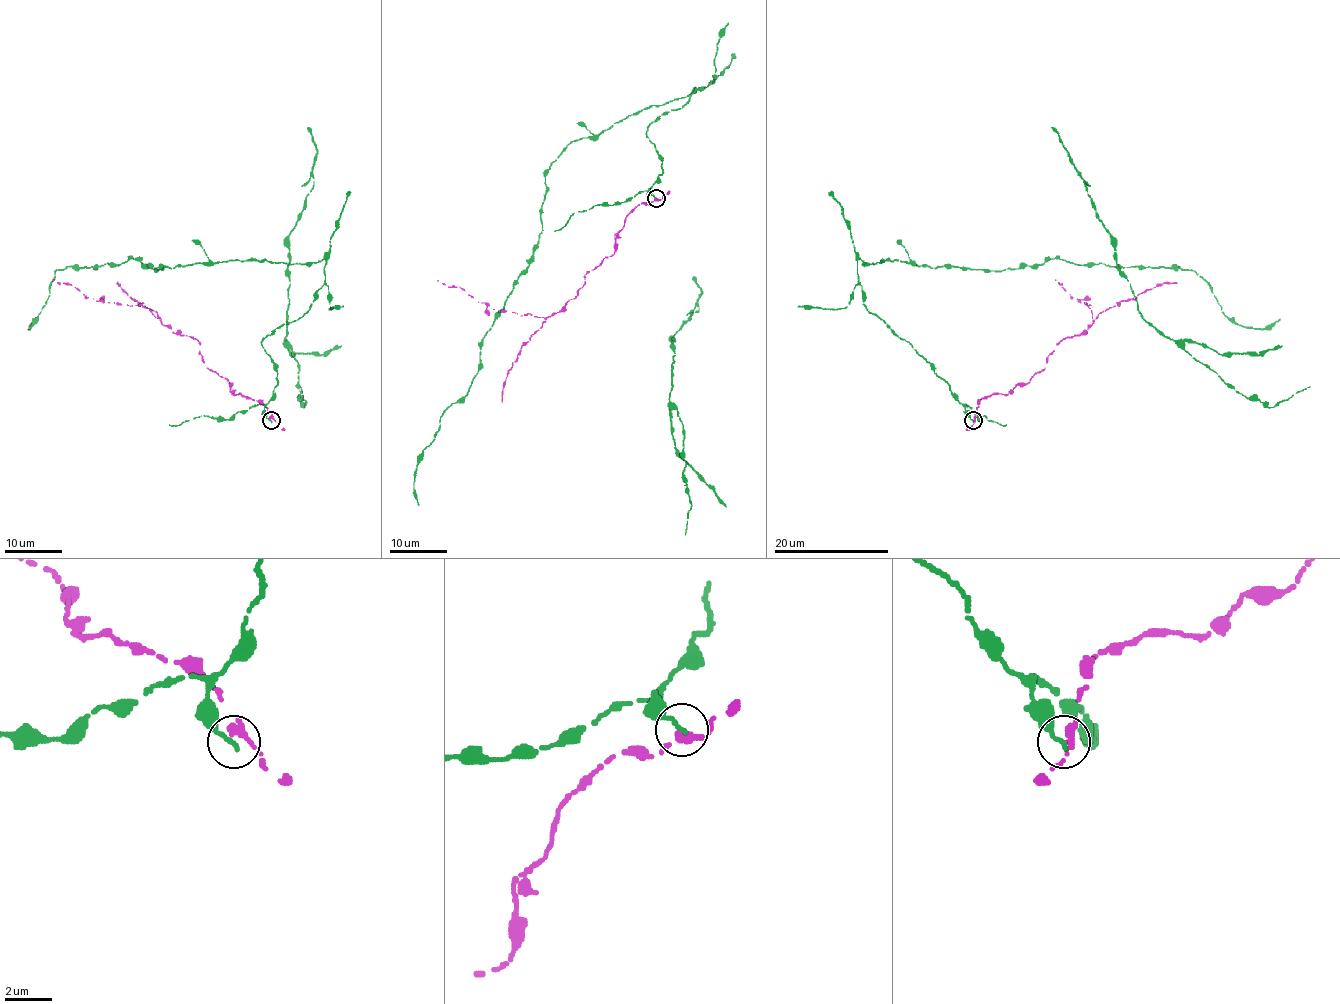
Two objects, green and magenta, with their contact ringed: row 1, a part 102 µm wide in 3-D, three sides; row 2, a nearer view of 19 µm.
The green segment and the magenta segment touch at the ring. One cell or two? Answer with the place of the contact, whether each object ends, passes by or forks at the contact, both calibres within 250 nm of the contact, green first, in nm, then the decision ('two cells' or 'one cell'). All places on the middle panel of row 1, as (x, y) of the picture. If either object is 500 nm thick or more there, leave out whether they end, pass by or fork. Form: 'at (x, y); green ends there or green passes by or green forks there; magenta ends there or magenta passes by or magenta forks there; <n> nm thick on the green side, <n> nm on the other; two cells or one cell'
at (656, 198); green ends there; magenta ends there; 220 nm thick on the green side, 360 nm on the other; two cells

